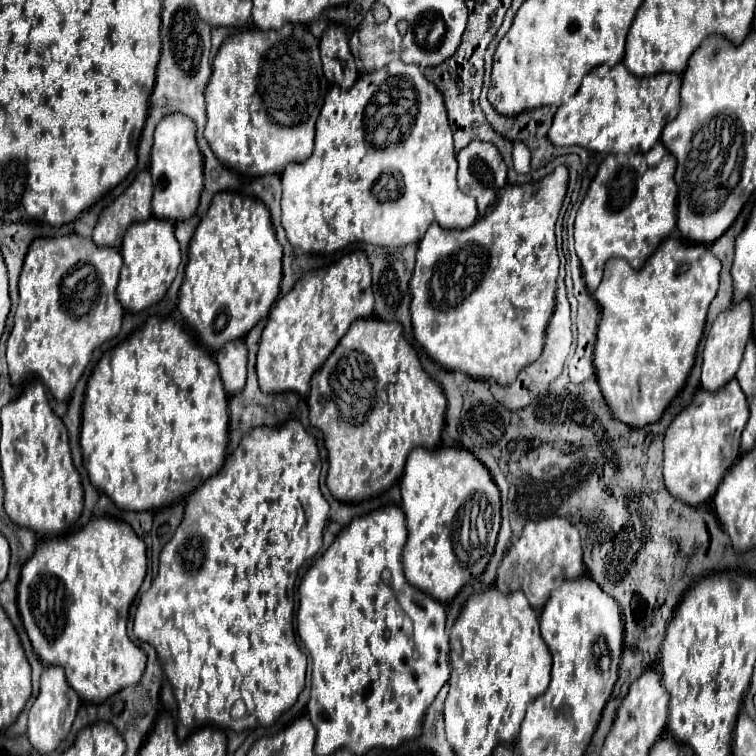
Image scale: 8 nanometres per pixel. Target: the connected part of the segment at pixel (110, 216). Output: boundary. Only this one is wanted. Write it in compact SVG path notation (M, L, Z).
M145 168L137 174L135 182L99 214L93 230L93 242L97 246L119 248L129 224L151 218L151 196L153 184L149 170Z

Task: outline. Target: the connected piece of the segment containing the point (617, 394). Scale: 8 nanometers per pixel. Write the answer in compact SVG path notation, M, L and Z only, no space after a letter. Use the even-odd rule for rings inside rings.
M673 236L661 242L661 248L657 248L639 272L633 272L625 260L609 260L609 264L605 264L605 276L595 292L595 298L601 304L595 342L595 374L609 410L623 424L647 426L657 422L683 388L695 362L709 304L719 288L719 270L721 262L707 246L687 244Z

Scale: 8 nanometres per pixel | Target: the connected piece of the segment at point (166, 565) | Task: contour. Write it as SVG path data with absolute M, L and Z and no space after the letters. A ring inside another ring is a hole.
M291 420L279 428L253 428L249 432L245 432L245 436L241 438L239 446L235 448L235 452L225 460L223 468L219 474L215 474L213 478L209 478L205 484L201 484L195 492L191 492L185 498L185 512L183 512L183 520L177 528L177 532L173 534L173 538L163 546L161 554L159 554L159 572L151 584L151 588L141 596L137 612L135 612L135 624L133 624L133 632L139 640L149 642L159 656L159 662L163 666L165 676L169 678L169 682L173 684L173 692L179 704L177 710L177 738L185 740L193 728L205 726L205 724L215 724L217 728L233 728L239 726L243 728L251 728L251 726L269 726L273 724L285 710L289 710L297 696L301 694L303 686L305 686L305 668L307 668L307 658L305 654L297 648L295 644L295 634L293 634L293 608L295 608L295 582L297 582L297 574L299 568L311 560L317 550L321 548L321 536L323 536L323 528L327 522L327 514L329 514L329 504L323 498L321 490L319 490L319 474L321 474L321 458L319 458L319 448L313 436L309 436L303 426L297 420ZM243 700L247 706L247 714L243 716L243 720L233 720L231 718L231 706Z

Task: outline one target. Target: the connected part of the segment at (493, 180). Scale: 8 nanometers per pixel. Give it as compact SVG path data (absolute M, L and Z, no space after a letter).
M473 140L459 154L459 188L477 200L479 214L495 202L495 190L507 182L507 166L499 150L489 142Z

